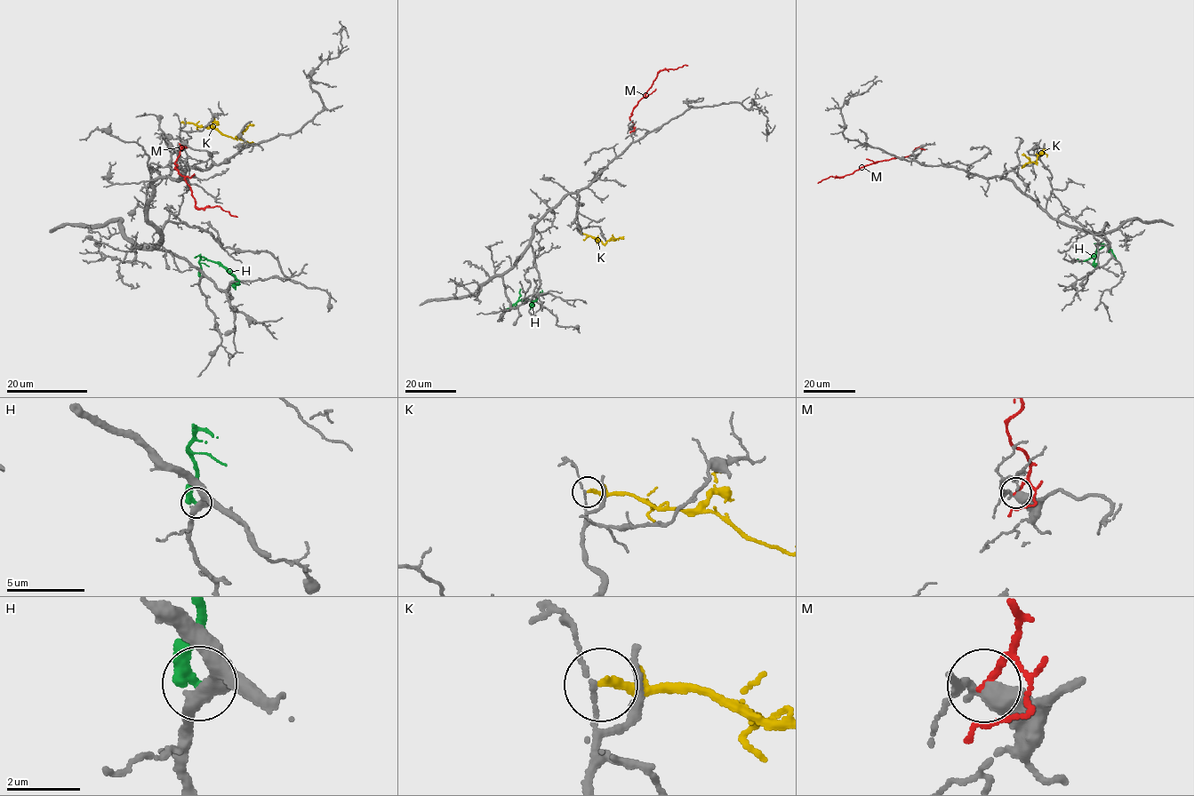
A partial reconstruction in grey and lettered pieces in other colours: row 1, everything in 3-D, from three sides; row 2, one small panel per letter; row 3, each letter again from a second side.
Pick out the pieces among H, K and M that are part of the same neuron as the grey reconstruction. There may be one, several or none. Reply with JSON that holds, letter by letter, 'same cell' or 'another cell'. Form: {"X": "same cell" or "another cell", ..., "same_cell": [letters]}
{"H": "another cell", "K": "another cell", "M": "another cell", "same_cell": []}

